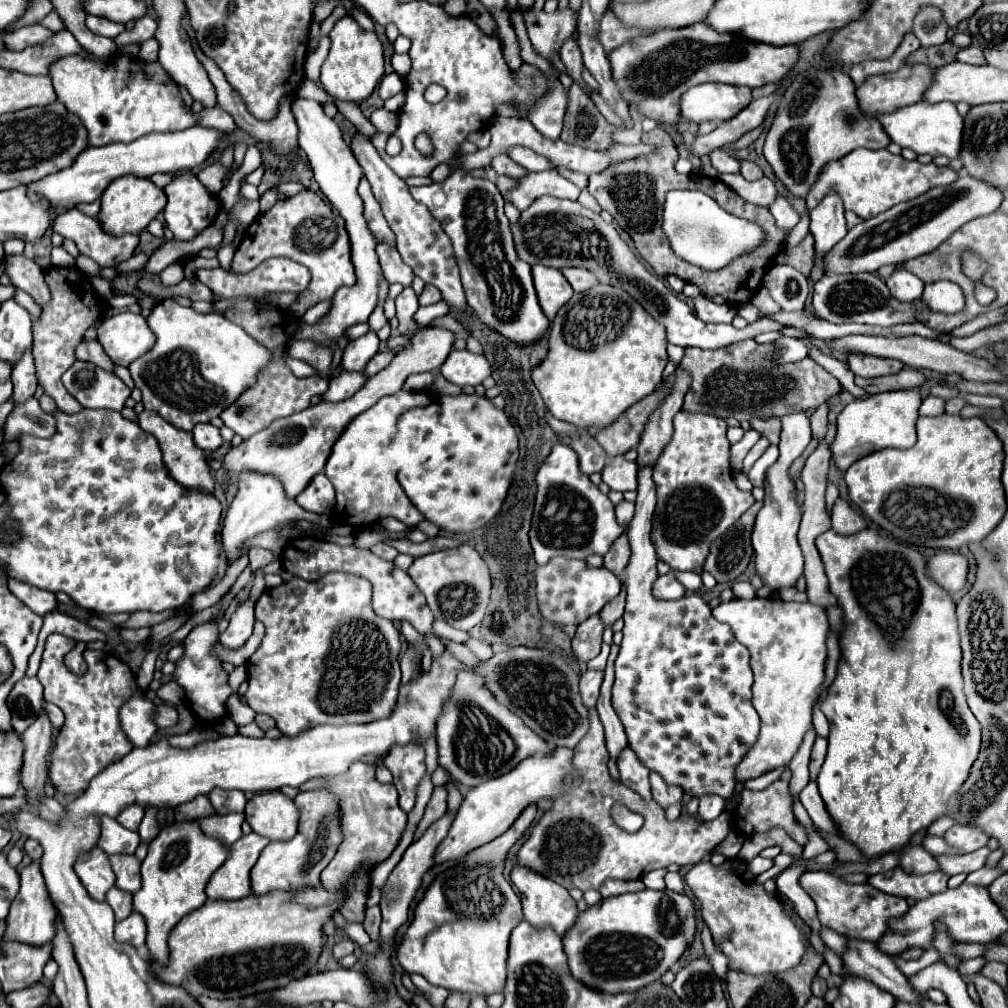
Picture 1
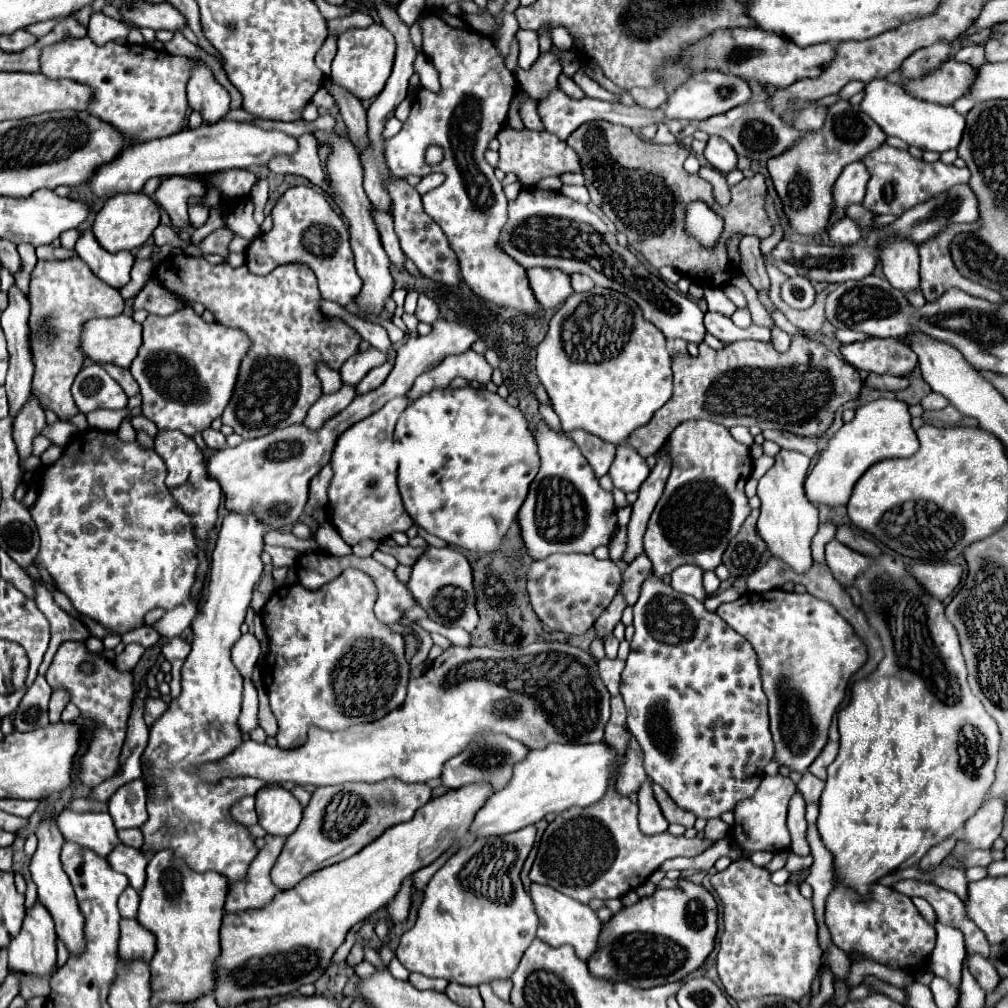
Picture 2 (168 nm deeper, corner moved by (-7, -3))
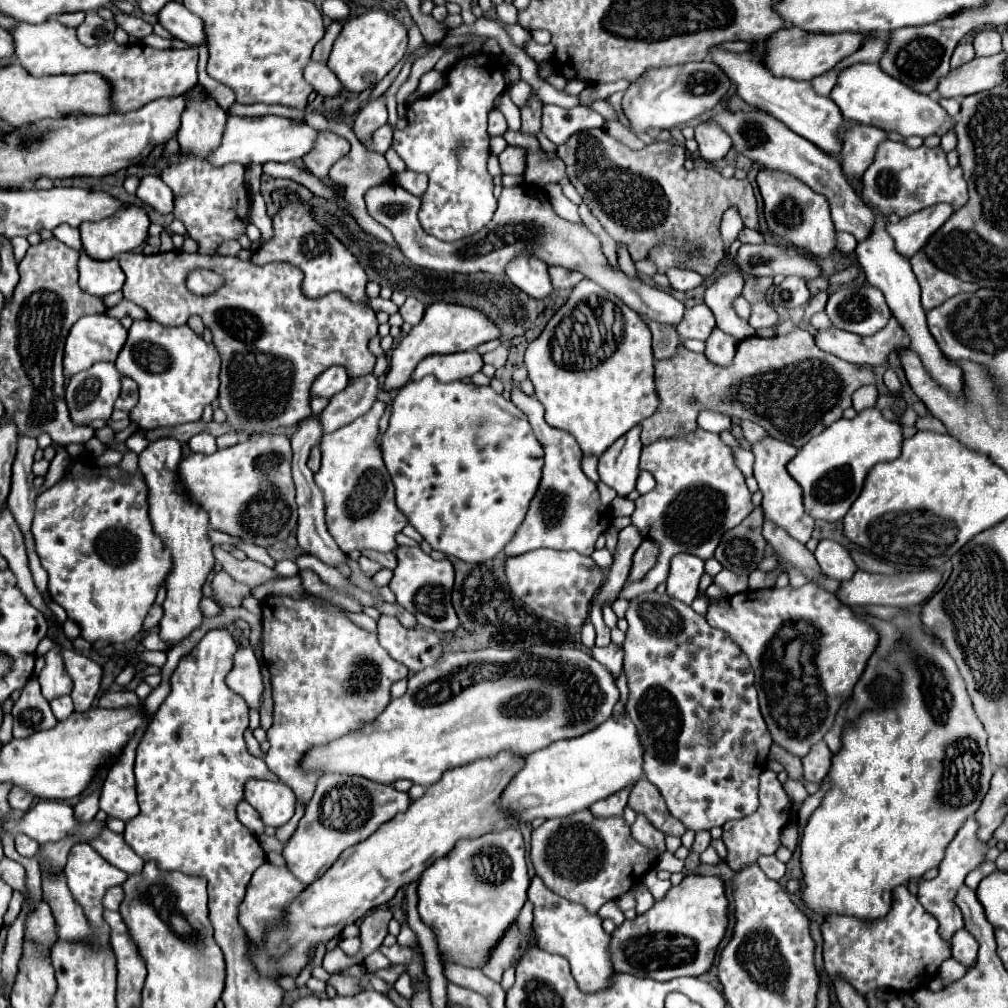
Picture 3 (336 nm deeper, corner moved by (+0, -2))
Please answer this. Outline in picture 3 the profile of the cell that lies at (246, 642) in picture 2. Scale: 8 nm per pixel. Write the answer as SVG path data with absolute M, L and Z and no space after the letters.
M240 647L236 651L234 667L232 667L226 683L234 693L238 693L248 703L250 709L260 711L264 681L262 681L260 665L250 647Z

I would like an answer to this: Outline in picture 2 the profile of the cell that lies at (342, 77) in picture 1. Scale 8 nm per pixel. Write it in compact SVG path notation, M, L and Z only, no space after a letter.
M371 24L367 28L349 28L337 38L337 56L331 66L331 80L335 80L337 86L345 88L359 100L375 98L383 90L387 78L391 76L393 56L395 56L393 34L385 30L381 24Z

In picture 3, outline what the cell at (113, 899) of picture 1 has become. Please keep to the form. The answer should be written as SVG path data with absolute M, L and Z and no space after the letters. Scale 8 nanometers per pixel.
M110 887L110 889L106 891L102 903L104 903L106 909L110 909L110 911L118 911L122 899L124 899L124 891L122 891L122 887Z

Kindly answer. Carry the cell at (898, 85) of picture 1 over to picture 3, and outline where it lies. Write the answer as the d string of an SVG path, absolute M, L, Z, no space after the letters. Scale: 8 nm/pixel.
M998 53L992 57L976 57L970 63L952 69L938 85L940 97L966 97L1006 83L1004 61L1006 53Z

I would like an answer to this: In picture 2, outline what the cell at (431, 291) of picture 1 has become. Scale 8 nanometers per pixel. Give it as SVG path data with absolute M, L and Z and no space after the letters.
M421 294L421 296L419 296L417 310L415 310L415 316L417 316L421 322L433 324L433 320L437 320L437 316L439 316L439 308L437 308L435 300L429 300L429 296Z

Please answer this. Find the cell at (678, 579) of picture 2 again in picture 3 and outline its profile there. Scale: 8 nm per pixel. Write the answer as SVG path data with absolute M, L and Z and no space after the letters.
M676 555L670 561L668 571L668 595L674 599L680 599L682 603L690 605L698 595L698 581L704 573L704 561L696 555Z

